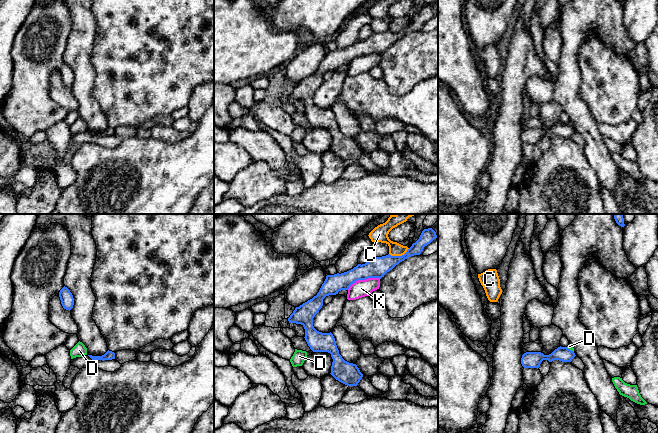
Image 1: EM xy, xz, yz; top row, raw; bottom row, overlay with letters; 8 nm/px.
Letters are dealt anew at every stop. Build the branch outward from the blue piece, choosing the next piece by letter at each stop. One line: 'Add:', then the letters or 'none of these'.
Add: none of these

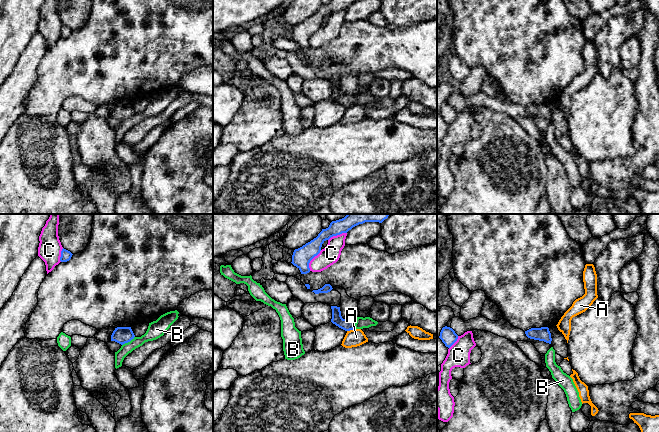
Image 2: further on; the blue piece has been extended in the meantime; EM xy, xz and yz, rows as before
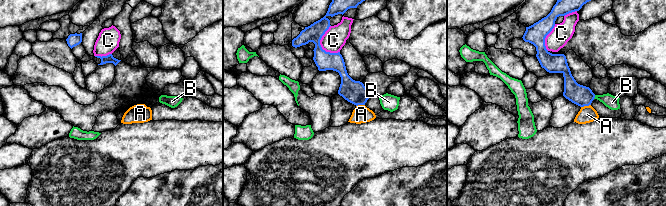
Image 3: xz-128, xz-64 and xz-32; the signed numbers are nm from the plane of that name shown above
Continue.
Add: none of these

